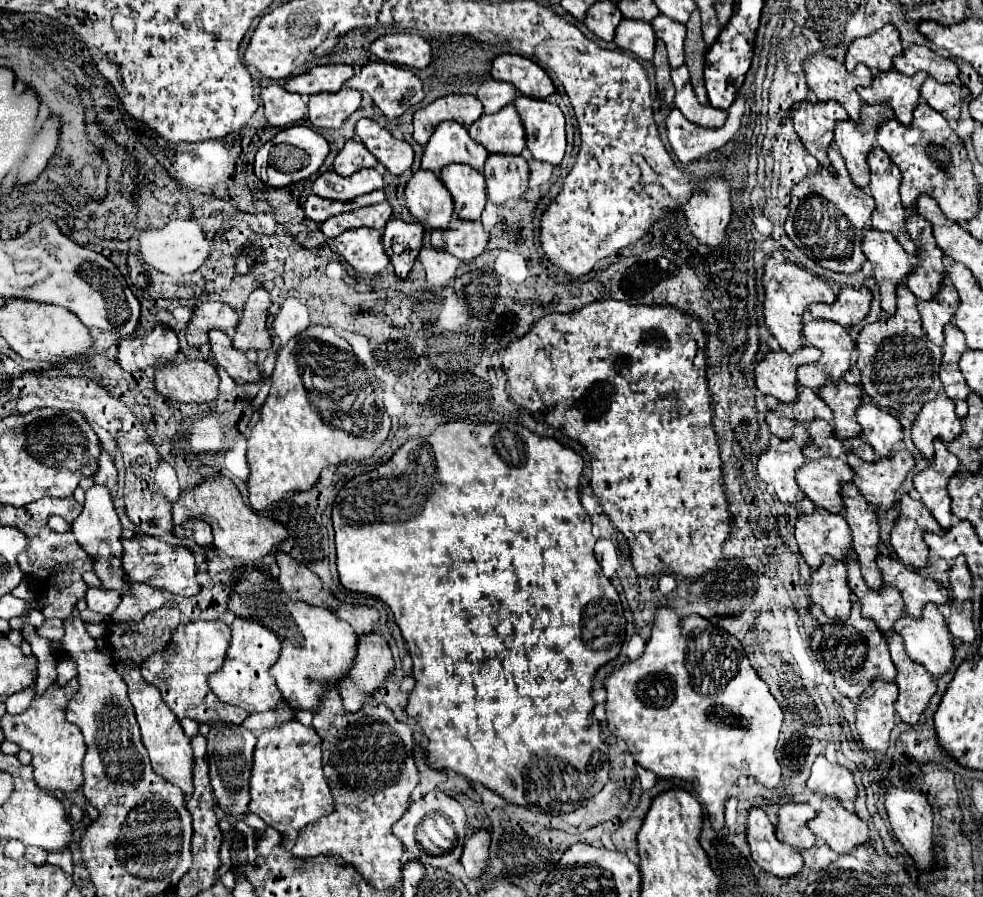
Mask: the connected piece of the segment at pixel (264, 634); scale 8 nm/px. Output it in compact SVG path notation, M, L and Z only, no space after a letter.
M236 616L232 622L232 642L224 666L220 672L212 674L208 682L212 692L220 700L232 706L240 706L250 714L272 710L280 700L280 692L276 690L276 684L268 674L268 628L264 628L264 624L256 620Z

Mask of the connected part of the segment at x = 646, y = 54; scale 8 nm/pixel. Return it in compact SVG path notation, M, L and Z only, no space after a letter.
M622 20L616 28L614 42L618 48L632 52L634 56L642 60L652 60L654 56L654 42L656 34L652 32L652 24L644 20Z

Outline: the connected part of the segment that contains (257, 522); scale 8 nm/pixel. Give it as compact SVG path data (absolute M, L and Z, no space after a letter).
M224 476L208 478L198 488L182 492L180 500L172 506L172 514L174 514L176 526L182 526L184 522L194 520L194 518L208 522L212 528L212 534L214 534L214 546L218 550L222 550L226 556L238 558L246 564L260 562L268 554L276 552L276 548L288 538L288 532L280 522L254 512L244 502L244 498L238 492L238 488L234 486L234 482Z

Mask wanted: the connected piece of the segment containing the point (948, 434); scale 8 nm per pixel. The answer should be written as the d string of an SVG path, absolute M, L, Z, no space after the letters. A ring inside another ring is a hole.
M944 392L932 402L928 402L916 416L912 426L914 446L924 454L926 460L932 460L934 446L932 442L940 438L942 442L954 440L962 432L962 422L954 412L952 400Z

